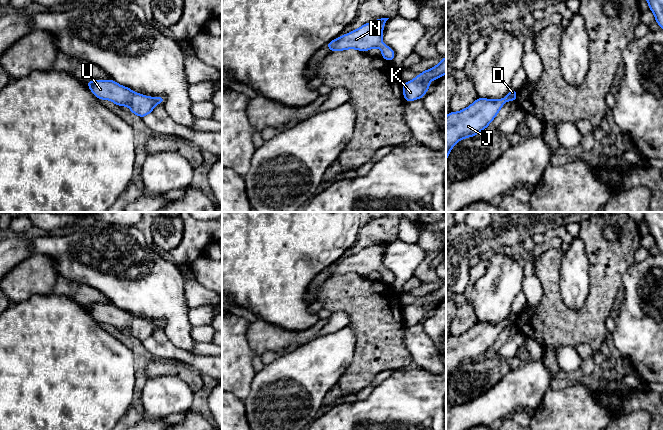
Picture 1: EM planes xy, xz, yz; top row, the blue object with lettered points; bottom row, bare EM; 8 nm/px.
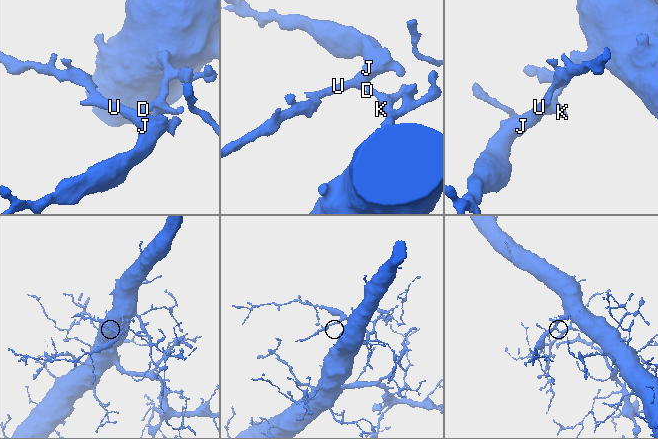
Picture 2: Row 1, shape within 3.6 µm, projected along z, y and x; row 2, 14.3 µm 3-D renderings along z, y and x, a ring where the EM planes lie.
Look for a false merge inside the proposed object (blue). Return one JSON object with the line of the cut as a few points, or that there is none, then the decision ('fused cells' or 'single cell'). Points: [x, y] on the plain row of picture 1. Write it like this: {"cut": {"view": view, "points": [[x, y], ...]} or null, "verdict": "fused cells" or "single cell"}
{"cut": null, "verdict": "single cell"}

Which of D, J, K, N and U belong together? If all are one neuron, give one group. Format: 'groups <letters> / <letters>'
groups D J K N U

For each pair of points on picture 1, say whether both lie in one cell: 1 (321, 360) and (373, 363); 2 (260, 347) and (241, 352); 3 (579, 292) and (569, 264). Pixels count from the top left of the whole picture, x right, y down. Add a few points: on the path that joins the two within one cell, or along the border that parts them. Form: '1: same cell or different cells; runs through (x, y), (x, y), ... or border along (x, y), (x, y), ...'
1: different cells; border along (357, 339), (351, 363), (337, 381)
2: different cells; border along (248, 326), (246, 339), (257, 355)
3: same cell; runs through (574, 285), (574, 271)

